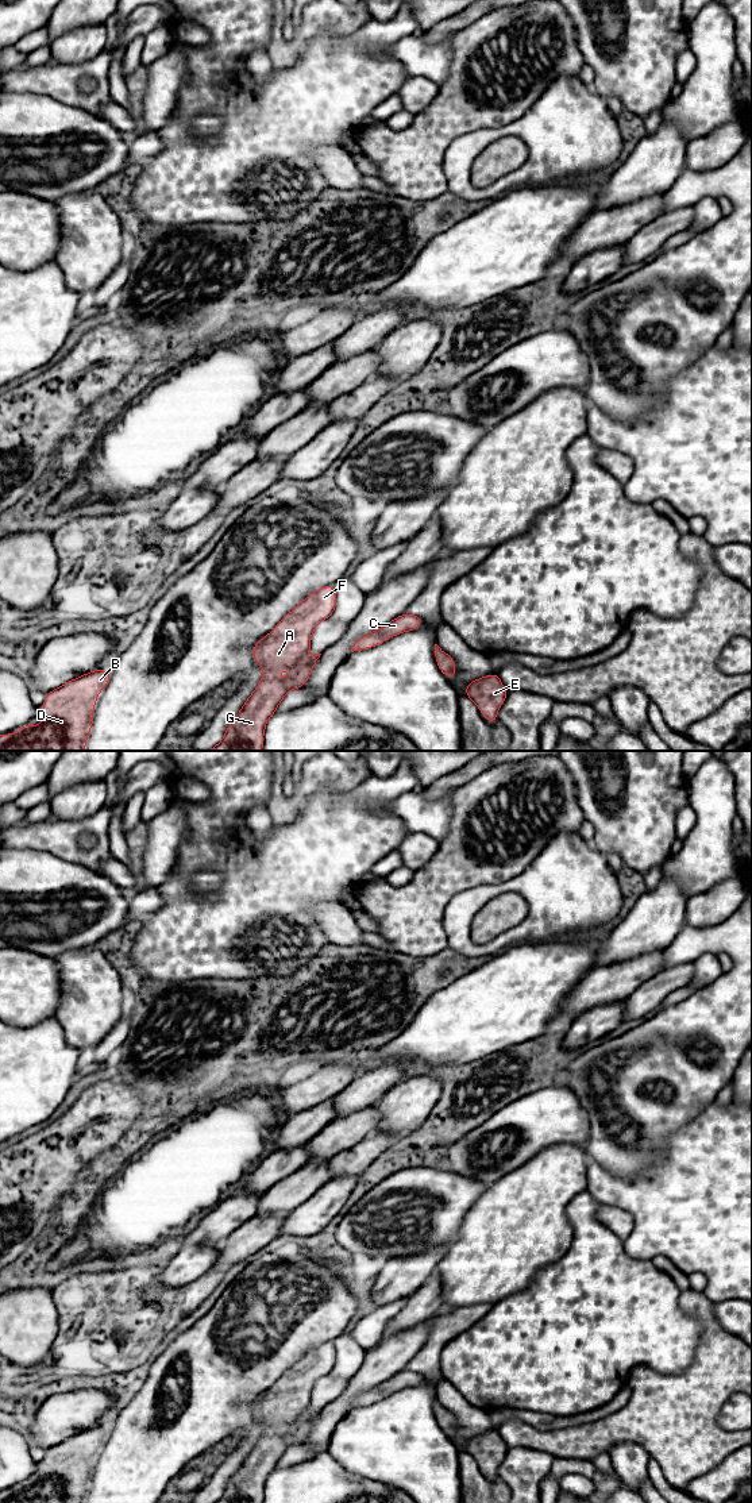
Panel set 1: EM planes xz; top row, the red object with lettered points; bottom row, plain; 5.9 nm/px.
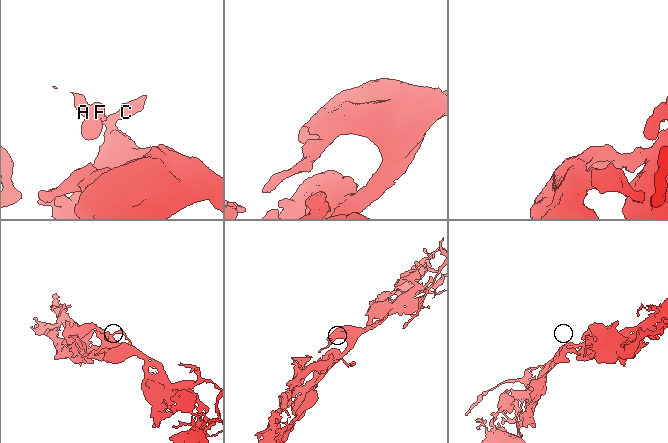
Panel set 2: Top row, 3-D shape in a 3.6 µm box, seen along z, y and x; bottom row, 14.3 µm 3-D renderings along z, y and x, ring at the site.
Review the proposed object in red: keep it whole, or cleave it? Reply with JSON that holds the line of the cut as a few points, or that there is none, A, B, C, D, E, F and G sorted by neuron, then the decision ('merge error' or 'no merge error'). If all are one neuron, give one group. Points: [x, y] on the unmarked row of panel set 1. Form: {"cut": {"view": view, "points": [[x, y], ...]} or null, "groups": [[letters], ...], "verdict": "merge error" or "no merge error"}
{"cut": null, "groups": [["A", "B", "C", "D", "E", "F", "G"]], "verdict": "no merge error"}

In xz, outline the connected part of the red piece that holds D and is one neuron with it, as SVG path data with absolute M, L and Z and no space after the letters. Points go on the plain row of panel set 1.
M97 1425L51 1446L42 1460L43 1479L0 1491L0 1503L85 1503L96 1456L111 1433Z

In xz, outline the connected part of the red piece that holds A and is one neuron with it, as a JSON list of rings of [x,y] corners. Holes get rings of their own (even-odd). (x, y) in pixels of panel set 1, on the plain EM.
[[[335,1341],[320,1344],[251,1404],[254,1415],[263,1423],[263,1433],[215,1503],[263,1503],[267,1476],[289,1446],[306,1440],[320,1414],[321,1410],[311,1410],[311,1394],[316,1381],[335,1368],[336,1360]],[[281,1426],[290,1426],[292,1433],[281,1437],[277,1433]]]

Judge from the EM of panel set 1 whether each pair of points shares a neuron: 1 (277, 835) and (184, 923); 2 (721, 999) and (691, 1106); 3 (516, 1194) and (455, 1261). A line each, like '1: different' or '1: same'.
1: same
2: same
3: same

